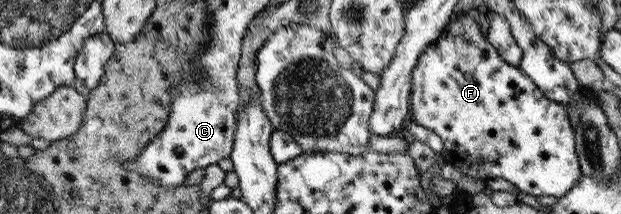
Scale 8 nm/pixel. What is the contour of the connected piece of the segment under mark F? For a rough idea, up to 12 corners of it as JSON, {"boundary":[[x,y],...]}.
{"boundary":[[451,17],[412,72],[410,119],[445,164],[563,197],[566,105]]}

